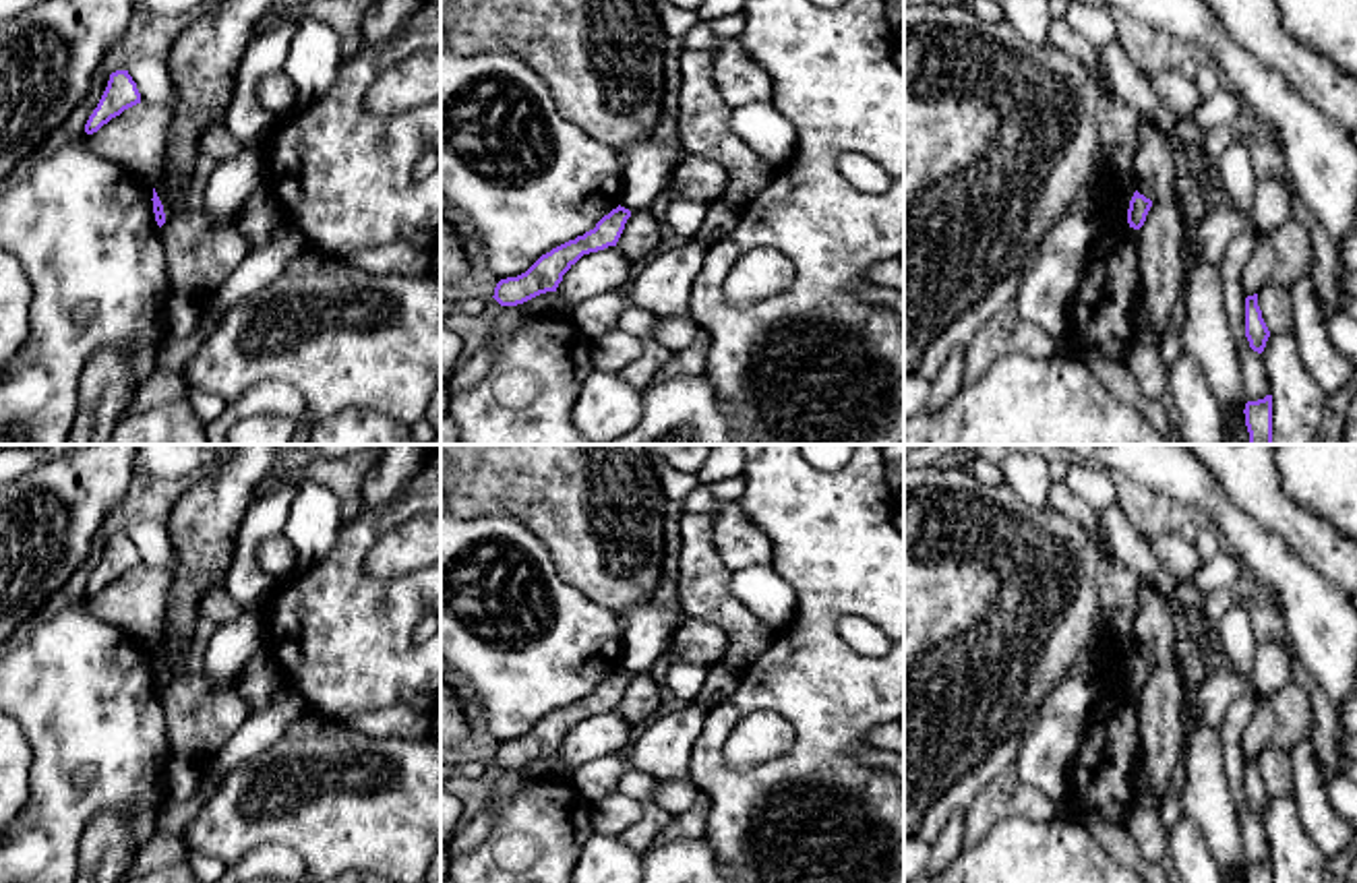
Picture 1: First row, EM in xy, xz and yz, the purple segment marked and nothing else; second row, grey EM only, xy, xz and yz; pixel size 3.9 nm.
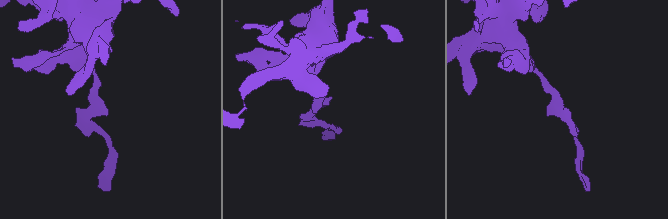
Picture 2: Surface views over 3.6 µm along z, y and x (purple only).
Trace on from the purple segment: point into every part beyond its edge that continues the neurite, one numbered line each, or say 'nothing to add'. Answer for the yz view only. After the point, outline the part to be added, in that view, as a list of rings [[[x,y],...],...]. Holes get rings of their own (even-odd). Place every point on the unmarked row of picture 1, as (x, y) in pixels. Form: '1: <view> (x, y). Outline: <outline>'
nothing to add

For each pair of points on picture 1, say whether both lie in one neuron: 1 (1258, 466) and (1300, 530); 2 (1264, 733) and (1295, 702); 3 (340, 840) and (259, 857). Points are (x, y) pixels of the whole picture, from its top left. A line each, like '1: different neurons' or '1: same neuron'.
1: same neuron
2: same neuron
3: different neurons

